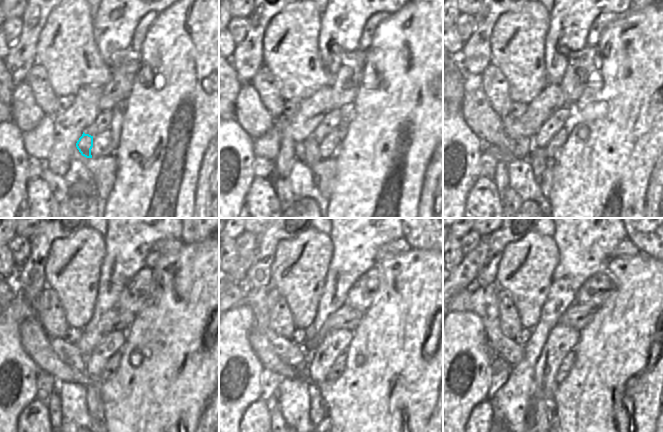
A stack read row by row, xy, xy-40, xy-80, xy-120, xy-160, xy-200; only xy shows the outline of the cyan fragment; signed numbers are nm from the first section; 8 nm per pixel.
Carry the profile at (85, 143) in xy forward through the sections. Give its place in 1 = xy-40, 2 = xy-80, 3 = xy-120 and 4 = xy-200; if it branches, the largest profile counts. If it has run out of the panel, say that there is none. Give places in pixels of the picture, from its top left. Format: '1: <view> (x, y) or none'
1: xy-40 (312, 153)
2: xy-80 (538, 159)
3: xy-120 (92, 384)
4: xy-200 (543, 410)

